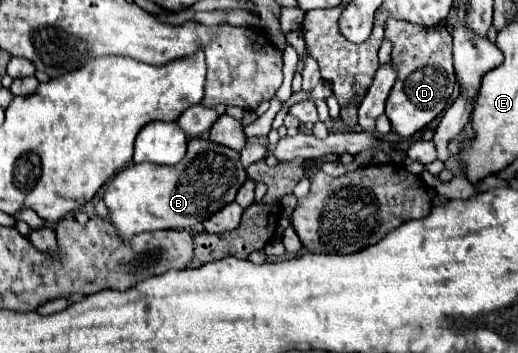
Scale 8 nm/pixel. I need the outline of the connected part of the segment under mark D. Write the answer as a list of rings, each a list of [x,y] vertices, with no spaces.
[[[391,18],[387,20],[385,36],[393,42],[391,60],[399,72],[399,78],[387,98],[385,114],[391,120],[393,130],[399,136],[409,138],[423,126],[427,126],[433,118],[437,118],[449,104],[449,98],[455,88],[451,34],[447,28],[423,28]]]

